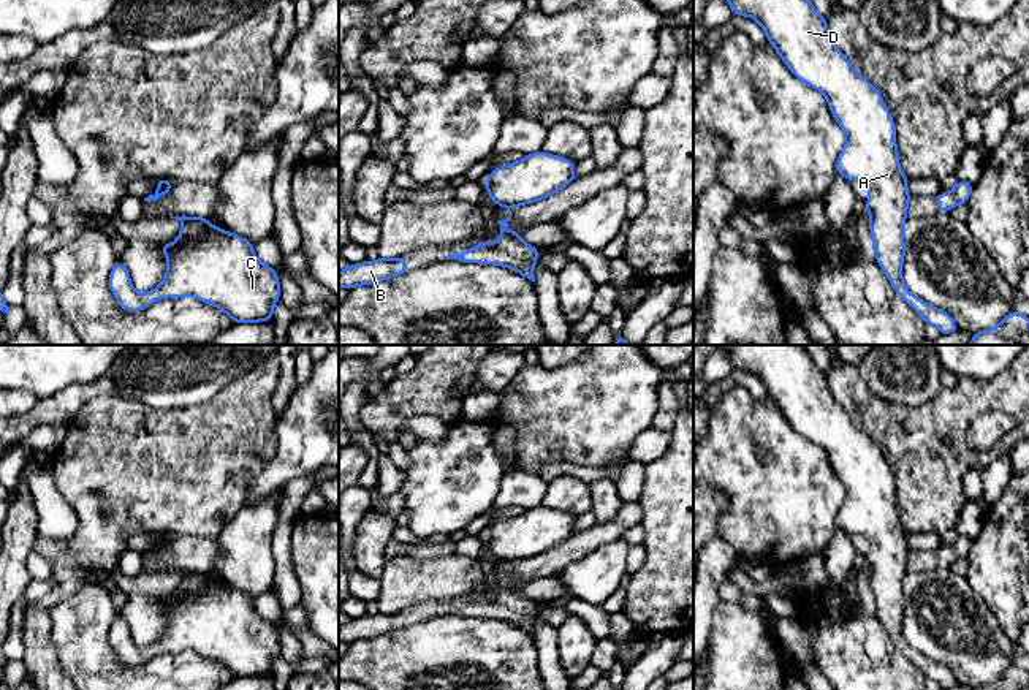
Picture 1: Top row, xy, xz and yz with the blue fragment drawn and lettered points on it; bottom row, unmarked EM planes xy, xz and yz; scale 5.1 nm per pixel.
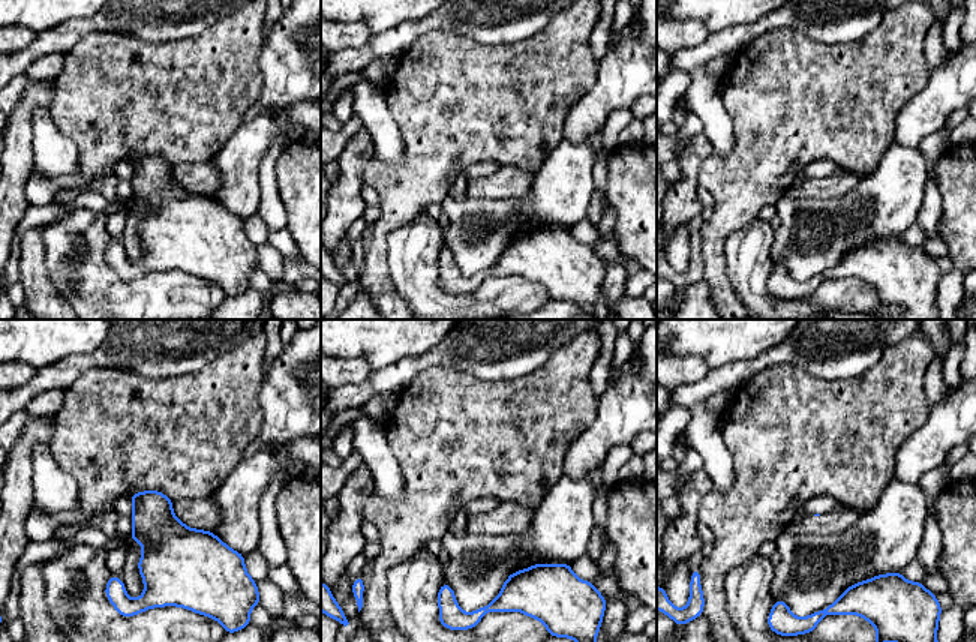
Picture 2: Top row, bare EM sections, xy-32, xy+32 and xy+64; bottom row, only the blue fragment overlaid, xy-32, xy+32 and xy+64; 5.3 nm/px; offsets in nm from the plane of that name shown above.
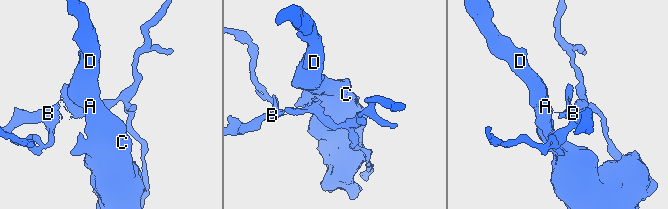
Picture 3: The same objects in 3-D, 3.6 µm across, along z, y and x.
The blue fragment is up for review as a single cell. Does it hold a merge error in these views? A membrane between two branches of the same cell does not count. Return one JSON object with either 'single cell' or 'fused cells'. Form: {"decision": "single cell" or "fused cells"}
{"decision": "fused cells"}

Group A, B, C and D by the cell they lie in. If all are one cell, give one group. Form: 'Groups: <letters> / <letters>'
Groups: A C D / B

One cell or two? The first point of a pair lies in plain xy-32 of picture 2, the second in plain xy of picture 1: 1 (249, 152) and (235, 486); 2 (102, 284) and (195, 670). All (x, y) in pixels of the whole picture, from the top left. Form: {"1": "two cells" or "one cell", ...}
{"1": "two cells", "2": "one cell"}

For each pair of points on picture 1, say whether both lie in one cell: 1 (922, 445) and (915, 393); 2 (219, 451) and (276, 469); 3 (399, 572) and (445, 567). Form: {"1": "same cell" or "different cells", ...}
{"1": "different cells", "2": "different cells", "3": "same cell"}

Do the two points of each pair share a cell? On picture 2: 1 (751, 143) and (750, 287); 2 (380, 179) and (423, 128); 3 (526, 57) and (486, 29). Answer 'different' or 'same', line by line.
1: different
2: same
3: different

